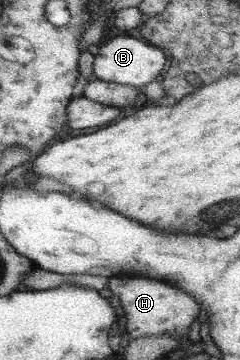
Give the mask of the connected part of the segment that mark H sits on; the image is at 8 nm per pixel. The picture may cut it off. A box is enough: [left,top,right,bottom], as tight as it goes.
[106,276,200,340]

